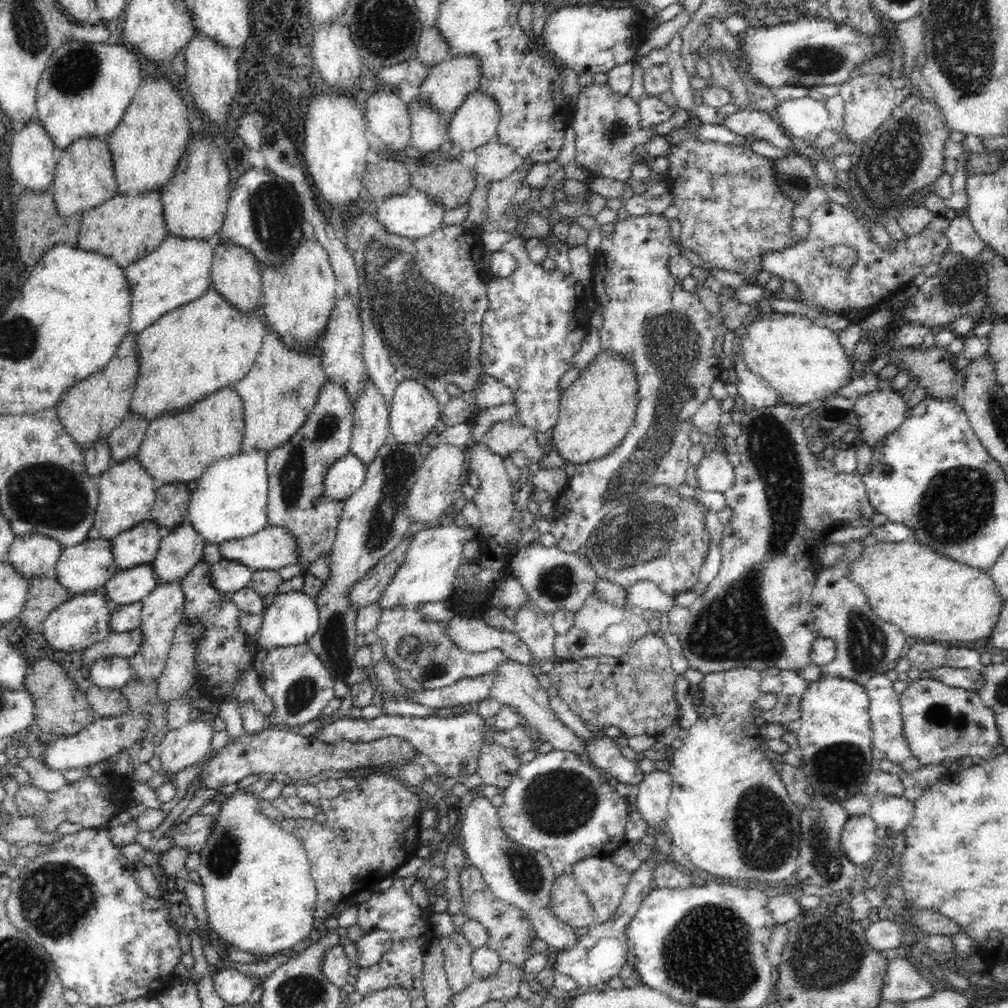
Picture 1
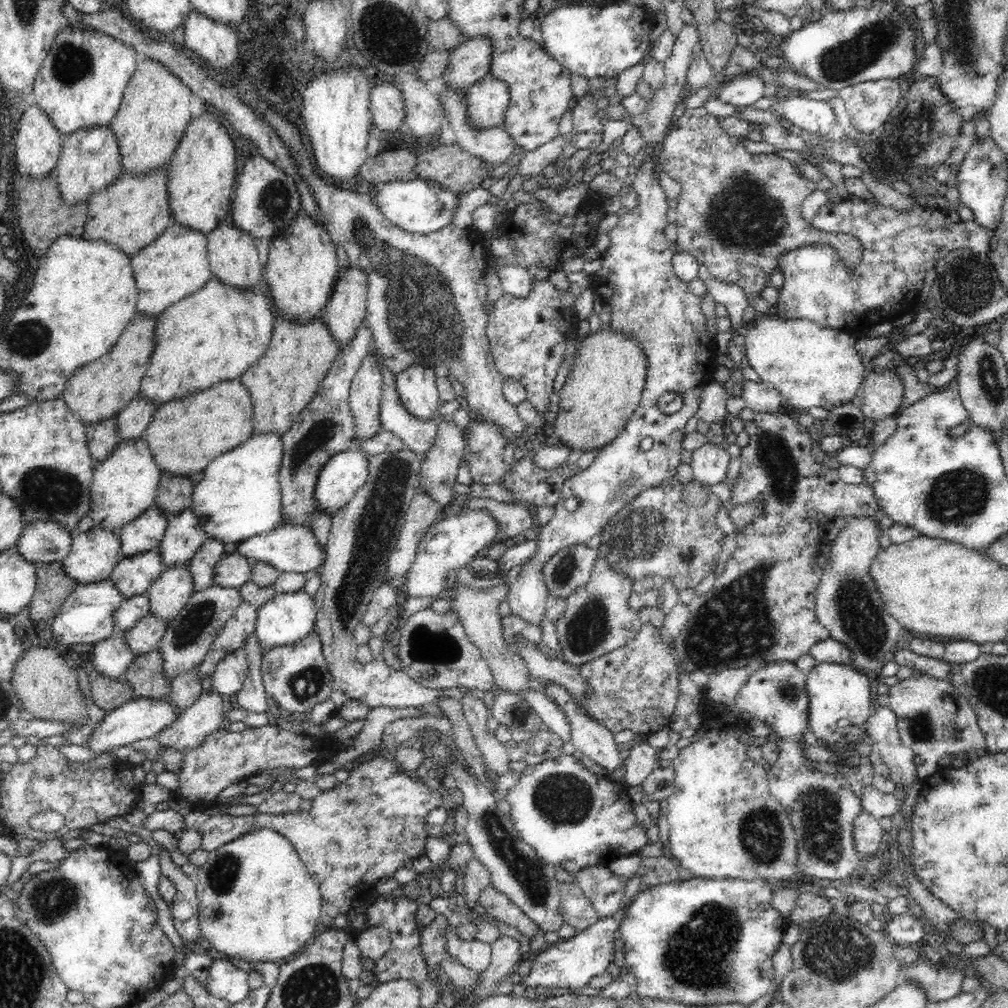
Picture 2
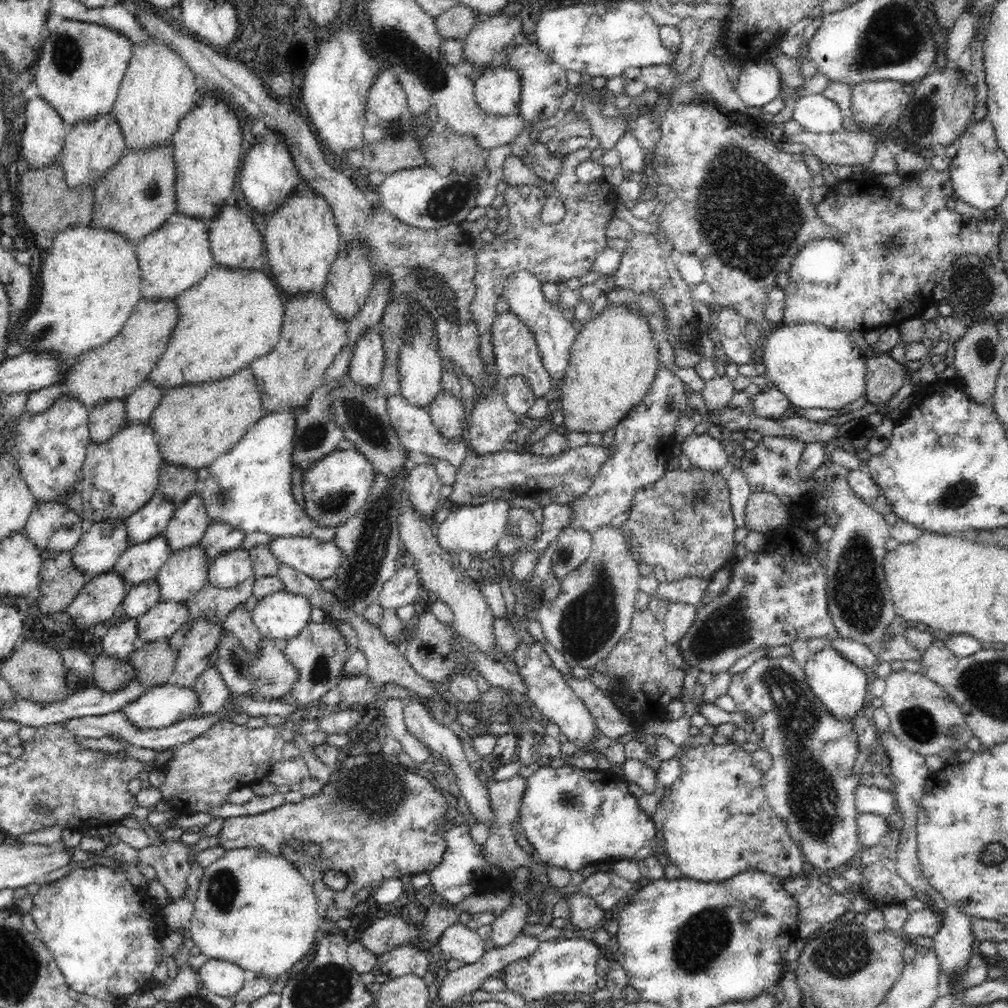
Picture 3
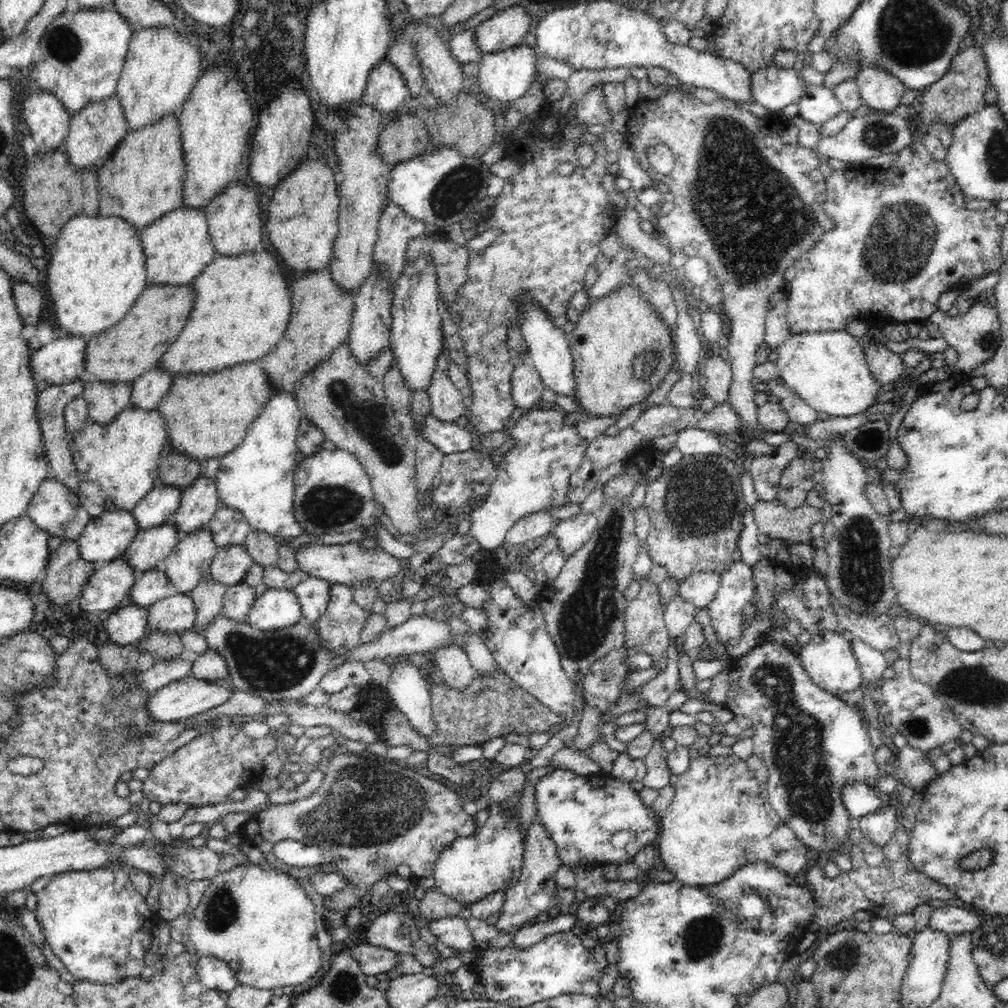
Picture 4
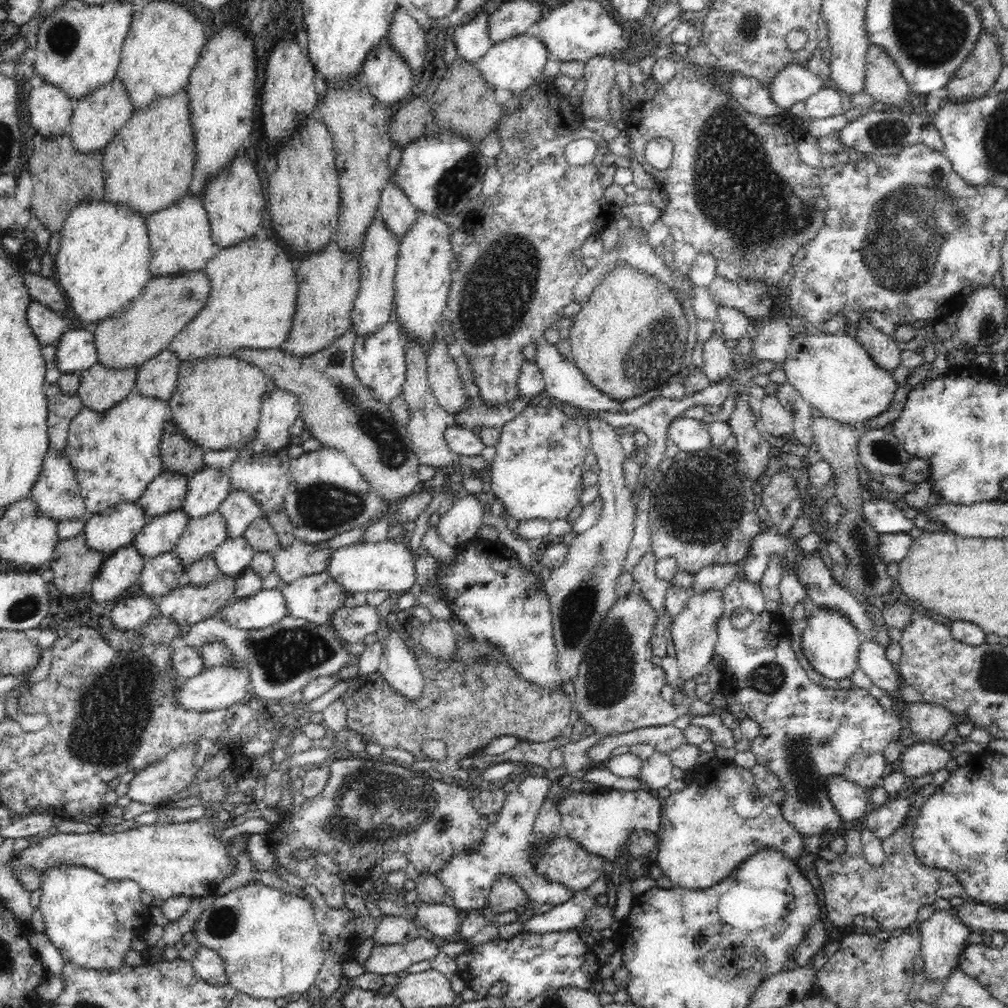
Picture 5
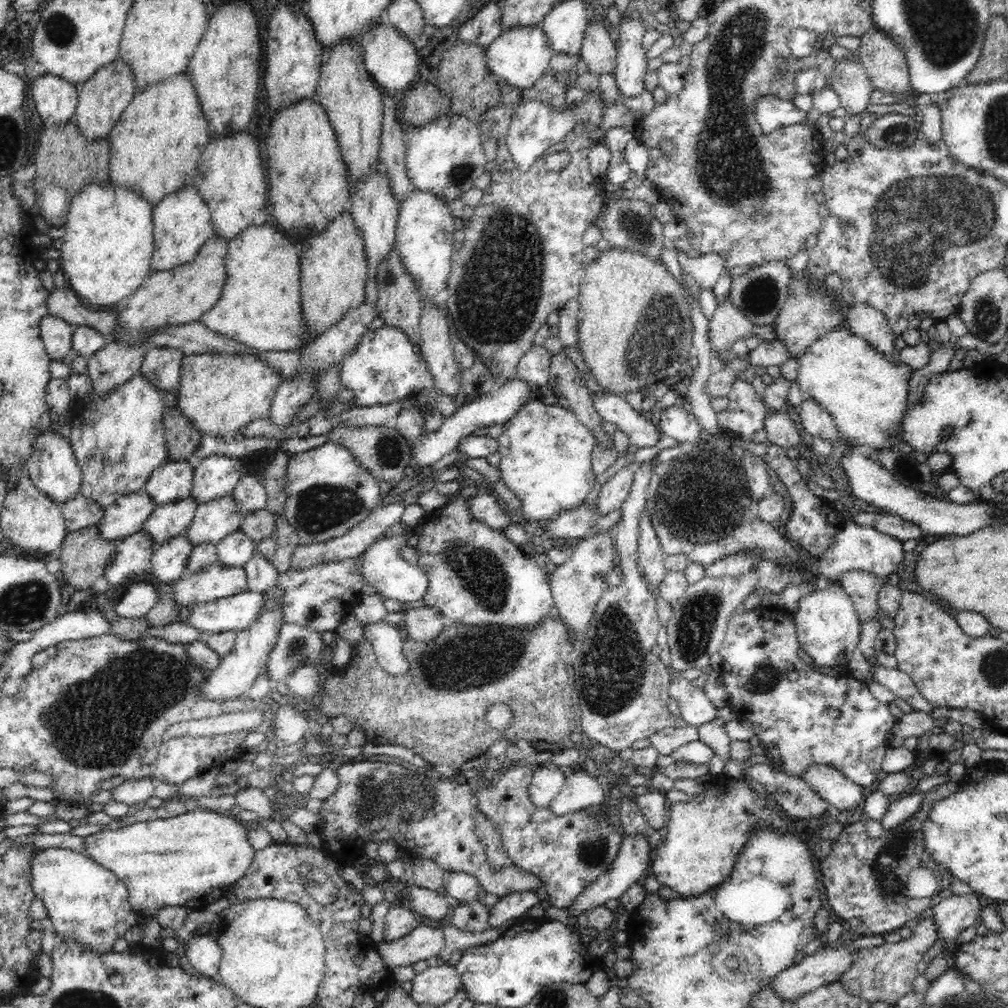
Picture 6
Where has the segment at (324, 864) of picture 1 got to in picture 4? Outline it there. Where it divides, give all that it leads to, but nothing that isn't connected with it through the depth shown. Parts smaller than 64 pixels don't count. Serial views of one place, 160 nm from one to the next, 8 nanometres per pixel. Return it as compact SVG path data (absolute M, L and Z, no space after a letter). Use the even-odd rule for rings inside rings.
M338 754L326 760L324 764L325 778L318 790L293 803L270 804L265 810L255 812L240 828L244 840L249 840L260 852L264 860L292 875L296 880L310 880L317 872L336 871L344 875L345 885L339 894L324 897L324 907L328 911L347 914L349 910L360 904L362 897L372 892L372 886L378 880L387 880L387 876L396 875L400 864L407 864L414 878L424 878L433 874L435 862L461 836L474 836L476 824L474 815L466 814L463 809L460 793L450 790L432 778L422 776L414 768L403 763L392 762L385 757L366 754ZM281 840L301 840L308 843L331 847L332 860L326 865L297 867L282 864L273 853L274 845Z

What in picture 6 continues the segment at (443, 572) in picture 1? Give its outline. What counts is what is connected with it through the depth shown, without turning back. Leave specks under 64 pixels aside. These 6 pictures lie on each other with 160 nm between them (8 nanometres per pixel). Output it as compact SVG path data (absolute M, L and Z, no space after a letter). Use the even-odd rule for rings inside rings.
M534 398L522 405L513 418L505 423L505 430L497 438L501 454L500 471L502 482L522 501L520 512L526 521L547 524L561 512L582 505L591 488L596 484L592 470L591 452L597 445L594 433L578 421L570 408L557 404L546 405Z

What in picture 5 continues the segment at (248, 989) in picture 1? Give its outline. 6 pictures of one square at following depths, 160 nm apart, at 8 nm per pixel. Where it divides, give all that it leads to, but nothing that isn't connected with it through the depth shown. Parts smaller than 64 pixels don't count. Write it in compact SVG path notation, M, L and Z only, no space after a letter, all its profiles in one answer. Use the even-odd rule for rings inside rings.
M200 946L191 959L195 975L212 986L222 986L228 983L224 961L215 951Z

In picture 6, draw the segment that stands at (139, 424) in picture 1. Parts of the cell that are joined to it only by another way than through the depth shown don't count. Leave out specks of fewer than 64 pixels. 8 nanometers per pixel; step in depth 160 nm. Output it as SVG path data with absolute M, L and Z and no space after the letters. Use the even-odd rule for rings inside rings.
M149 347L140 374L159 391L176 391L181 379L183 352L168 347Z

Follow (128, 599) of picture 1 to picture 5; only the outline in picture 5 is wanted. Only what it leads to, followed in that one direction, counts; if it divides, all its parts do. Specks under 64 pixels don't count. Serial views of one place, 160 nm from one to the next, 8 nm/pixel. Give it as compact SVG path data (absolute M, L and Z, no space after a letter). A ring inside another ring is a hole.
M180 508L146 521L133 540L137 551L146 559L174 551L189 518Z

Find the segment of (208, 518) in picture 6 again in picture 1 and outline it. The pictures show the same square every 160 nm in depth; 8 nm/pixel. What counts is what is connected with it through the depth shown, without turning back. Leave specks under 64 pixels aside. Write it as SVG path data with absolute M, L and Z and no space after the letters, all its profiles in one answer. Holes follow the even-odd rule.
M180 580L172 582L159 582L154 590L150 591L142 600L142 618L140 631L142 631L142 646L137 654L129 660L136 680L144 683L159 681L166 667L170 648L173 644L176 628L183 622L185 594Z

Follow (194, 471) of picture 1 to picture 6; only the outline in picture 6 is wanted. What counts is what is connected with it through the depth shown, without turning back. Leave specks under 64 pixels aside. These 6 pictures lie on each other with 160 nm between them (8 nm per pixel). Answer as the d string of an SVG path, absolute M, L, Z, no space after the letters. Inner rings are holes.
M191 354L182 359L181 379L176 389L177 405L188 421L203 434L220 436L224 440L234 440L240 428L244 428L257 419L267 419L272 399L278 386L282 384L281 376L257 354Z

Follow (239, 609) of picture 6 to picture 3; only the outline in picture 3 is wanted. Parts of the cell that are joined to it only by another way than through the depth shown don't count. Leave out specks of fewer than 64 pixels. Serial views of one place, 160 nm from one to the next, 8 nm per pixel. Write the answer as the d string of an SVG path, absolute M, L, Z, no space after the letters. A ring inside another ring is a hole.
M278 591L251 604L253 622L264 639L288 641L311 622L310 599Z

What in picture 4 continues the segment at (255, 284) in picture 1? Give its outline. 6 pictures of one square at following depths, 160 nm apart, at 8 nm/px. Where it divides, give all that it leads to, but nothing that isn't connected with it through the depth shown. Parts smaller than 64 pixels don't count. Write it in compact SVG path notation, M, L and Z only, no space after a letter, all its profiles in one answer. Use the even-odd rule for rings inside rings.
M235 184L222 190L213 202L204 209L206 214L210 241L215 251L222 256L256 252L256 246L262 240L262 212L259 206L260 194L254 186Z

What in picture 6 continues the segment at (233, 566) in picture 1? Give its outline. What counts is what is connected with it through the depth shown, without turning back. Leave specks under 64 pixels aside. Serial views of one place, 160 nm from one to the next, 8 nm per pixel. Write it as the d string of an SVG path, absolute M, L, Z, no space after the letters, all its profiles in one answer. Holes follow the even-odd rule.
M241 530L232 531L217 544L218 562L224 566L244 566L255 552L255 541Z

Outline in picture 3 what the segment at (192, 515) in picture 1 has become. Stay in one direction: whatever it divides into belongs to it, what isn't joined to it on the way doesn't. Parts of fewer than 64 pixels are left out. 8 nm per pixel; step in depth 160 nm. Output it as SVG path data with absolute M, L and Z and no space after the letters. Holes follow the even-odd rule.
M302 408L265 413L229 451L208 467L204 490L199 492L205 503L209 522L225 522L244 534L264 532L273 537L314 537L332 541L335 530L313 521L292 495L292 449L295 443L296 415Z

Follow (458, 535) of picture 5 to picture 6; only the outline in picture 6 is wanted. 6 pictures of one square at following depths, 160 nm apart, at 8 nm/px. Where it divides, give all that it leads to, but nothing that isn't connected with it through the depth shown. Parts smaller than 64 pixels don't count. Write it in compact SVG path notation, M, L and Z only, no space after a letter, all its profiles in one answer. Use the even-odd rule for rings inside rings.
M495 493L470 495L467 502L470 518L483 522L494 530L503 530L510 524L507 507Z

